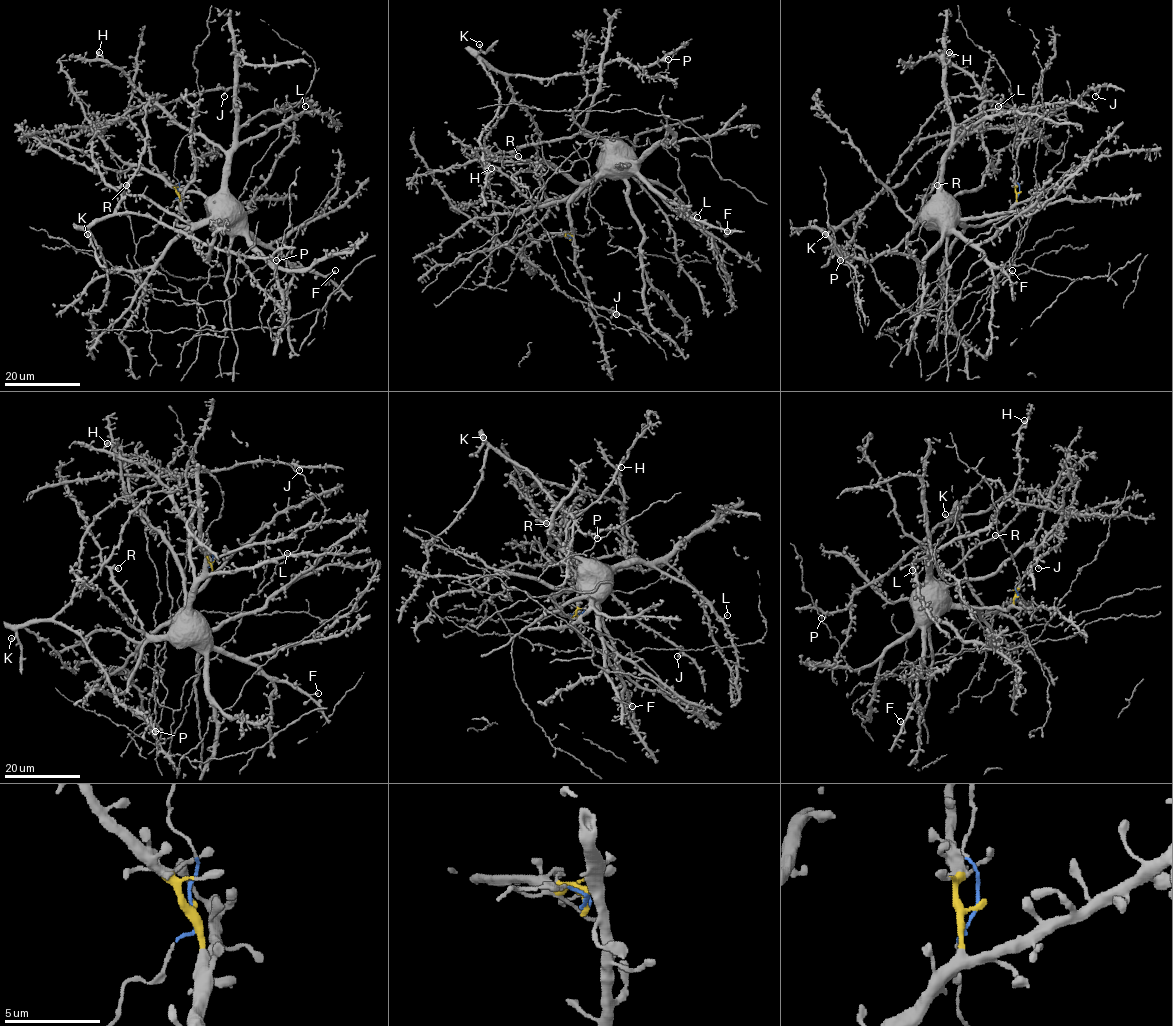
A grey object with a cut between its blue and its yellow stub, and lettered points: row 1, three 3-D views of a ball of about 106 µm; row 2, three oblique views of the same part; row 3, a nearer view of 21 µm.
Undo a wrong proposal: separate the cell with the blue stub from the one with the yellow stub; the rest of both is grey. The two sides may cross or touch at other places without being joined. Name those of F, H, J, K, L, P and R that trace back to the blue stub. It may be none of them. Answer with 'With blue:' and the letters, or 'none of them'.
With blue: J, K, P

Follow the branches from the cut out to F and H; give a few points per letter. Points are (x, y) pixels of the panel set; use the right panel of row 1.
F: (1019, 192), (1007, 211), (994, 219), (981, 225), (956, 224), (954, 228), (1007, 275), (1012, 270)
H: (1019, 192), (1007, 211), (981, 225), (955, 216), (942, 188), (944, 157), (980, 124), (983, 100), (948, 51)

